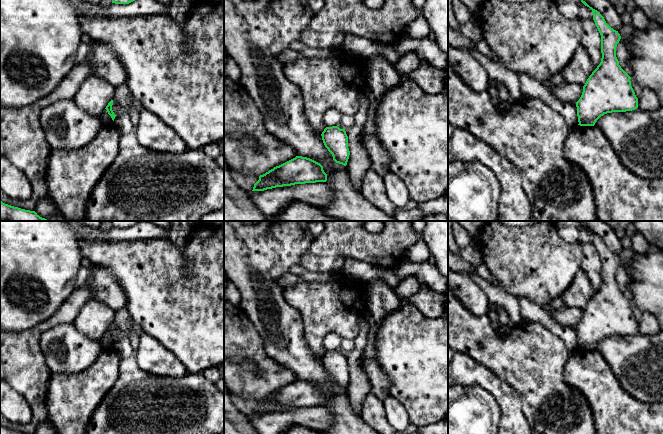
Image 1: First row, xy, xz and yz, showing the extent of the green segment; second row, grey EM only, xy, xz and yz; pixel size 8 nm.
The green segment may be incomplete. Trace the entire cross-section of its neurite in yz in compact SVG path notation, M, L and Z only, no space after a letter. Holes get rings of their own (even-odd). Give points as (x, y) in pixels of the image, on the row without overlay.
M581 222L580 224L585 230L592 234L593 244L601 259L601 286L587 303L583 310L582 319L576 326L578 349L594 350L596 345L604 338L637 333L638 322L631 310L631 301L621 292L616 281L616 271L621 263L620 258L606 247L600 236L590 231Z

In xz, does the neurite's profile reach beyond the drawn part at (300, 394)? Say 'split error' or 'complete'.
complete

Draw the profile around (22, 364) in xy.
M88 278L46 321L22 332L0 329L0 379L20 393L32 410L32 418L25 424L11 422L0 412L3 427L35 434L36 429L47 420L46 395L52 372L40 349L41 335L56 325L73 323L90 299L93 299L93 294Z

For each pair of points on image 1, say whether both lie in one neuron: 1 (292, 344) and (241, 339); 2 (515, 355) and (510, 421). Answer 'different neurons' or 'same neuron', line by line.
1: different neurons
2: different neurons

